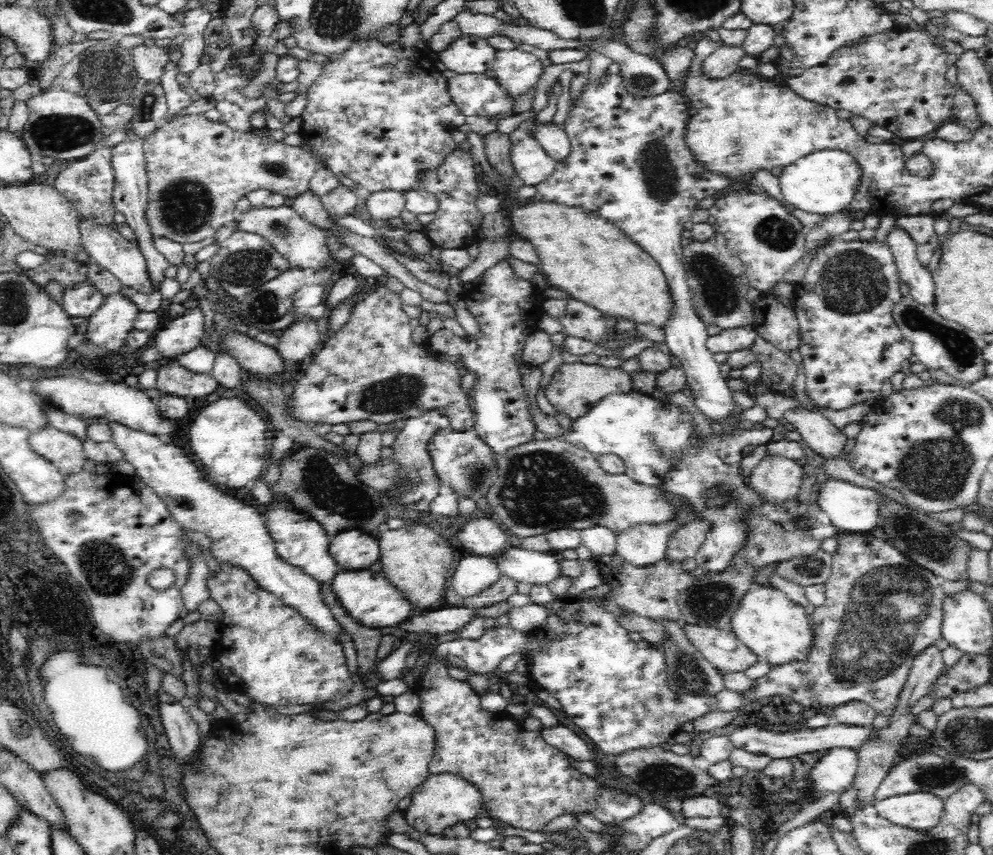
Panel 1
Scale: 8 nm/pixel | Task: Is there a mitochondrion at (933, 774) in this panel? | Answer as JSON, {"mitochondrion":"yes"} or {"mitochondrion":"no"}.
{"mitochondrion":"yes"}

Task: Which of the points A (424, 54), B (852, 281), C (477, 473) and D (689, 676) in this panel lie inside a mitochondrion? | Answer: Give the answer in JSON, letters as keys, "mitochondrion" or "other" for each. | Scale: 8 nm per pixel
{"A":"other","B":"mitochondrion","C":"mitochondrion","D":"mitochondrion"}

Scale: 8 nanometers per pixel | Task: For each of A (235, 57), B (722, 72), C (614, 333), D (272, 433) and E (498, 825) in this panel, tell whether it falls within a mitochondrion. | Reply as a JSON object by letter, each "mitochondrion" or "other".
{"A":"other","B":"other","C":"other","D":"other","E":"other"}

